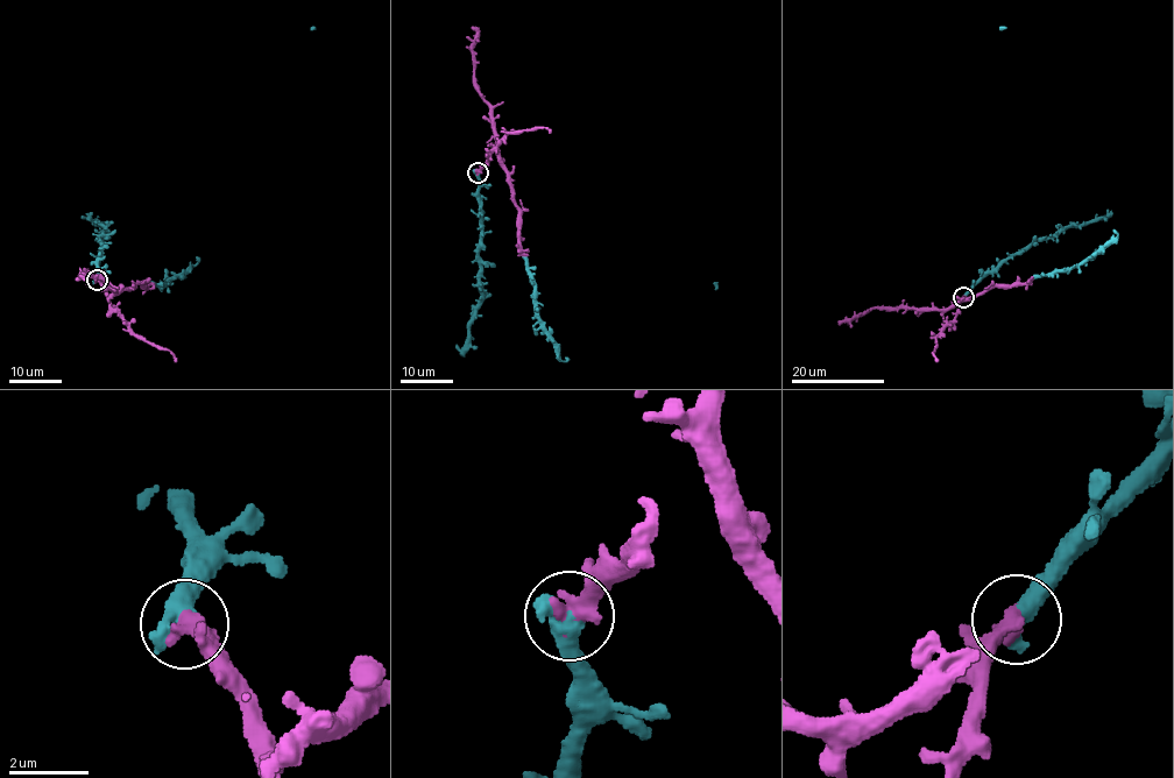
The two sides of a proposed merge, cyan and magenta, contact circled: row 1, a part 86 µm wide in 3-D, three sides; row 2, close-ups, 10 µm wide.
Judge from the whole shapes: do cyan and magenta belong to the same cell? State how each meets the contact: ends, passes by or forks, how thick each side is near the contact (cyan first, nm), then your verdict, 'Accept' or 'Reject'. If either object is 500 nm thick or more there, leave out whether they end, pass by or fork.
Thickness 320 nm (cyan) against 550 nm. Accept

